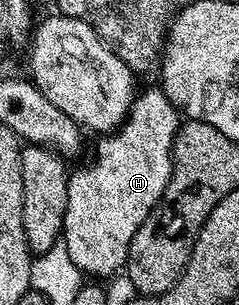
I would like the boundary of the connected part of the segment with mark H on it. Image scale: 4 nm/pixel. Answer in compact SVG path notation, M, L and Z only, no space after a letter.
M162 89L155 91L140 90L135 96L135 104L131 107L127 118L114 133L107 133L95 147L95 156L91 163L84 165L80 171L72 170L67 180L69 201L65 209L65 221L61 242L69 249L69 257L73 257L73 265L82 271L84 276L114 276L124 270L129 253L129 245L141 229L145 217L161 201L165 193L165 185L169 185L171 176L171 150L175 144L175 135L179 132L181 112L171 103Z

